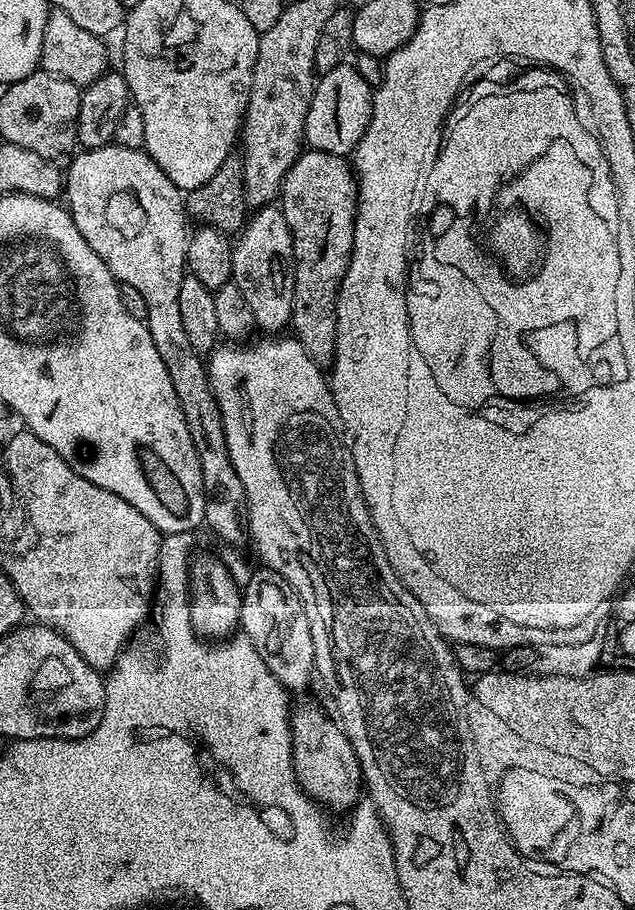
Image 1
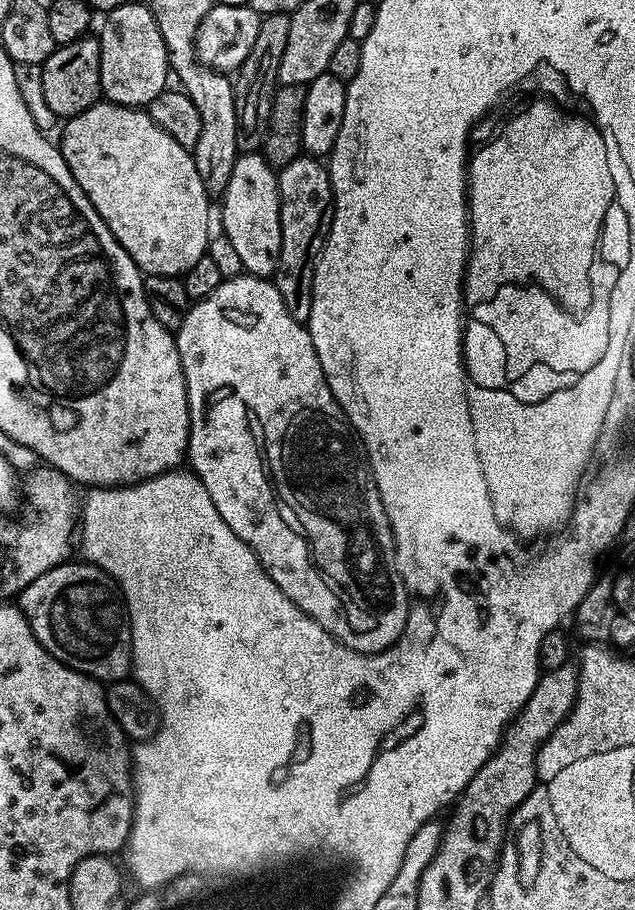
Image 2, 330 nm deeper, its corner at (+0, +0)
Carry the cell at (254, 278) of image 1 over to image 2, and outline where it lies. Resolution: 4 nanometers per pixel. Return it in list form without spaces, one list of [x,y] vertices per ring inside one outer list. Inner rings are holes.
[[[259,151],[237,155],[234,170],[230,170],[230,180],[226,182],[226,190],[219,204],[223,235],[228,236],[234,245],[244,272],[250,276],[275,277],[282,250],[277,169],[266,163]]]

